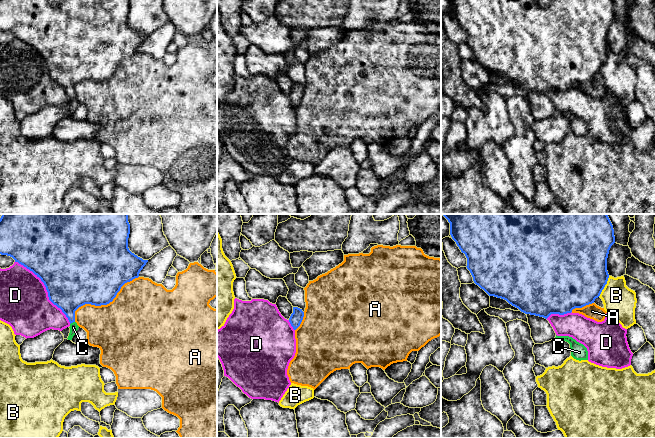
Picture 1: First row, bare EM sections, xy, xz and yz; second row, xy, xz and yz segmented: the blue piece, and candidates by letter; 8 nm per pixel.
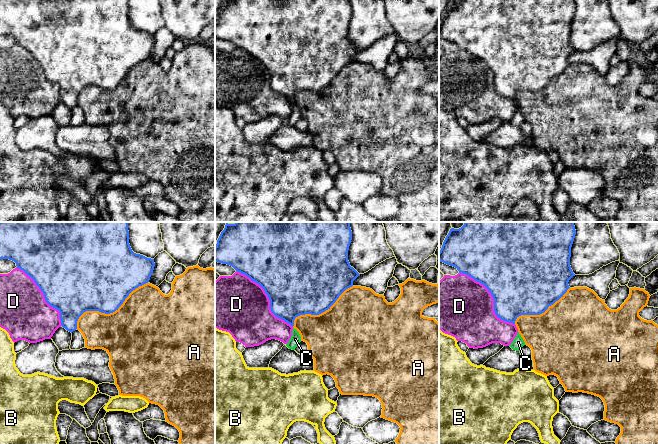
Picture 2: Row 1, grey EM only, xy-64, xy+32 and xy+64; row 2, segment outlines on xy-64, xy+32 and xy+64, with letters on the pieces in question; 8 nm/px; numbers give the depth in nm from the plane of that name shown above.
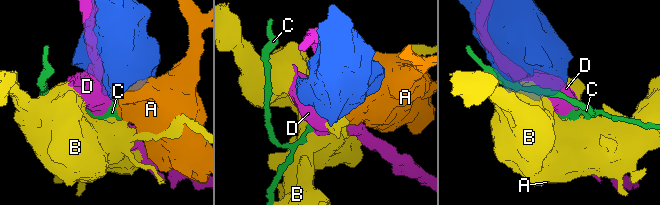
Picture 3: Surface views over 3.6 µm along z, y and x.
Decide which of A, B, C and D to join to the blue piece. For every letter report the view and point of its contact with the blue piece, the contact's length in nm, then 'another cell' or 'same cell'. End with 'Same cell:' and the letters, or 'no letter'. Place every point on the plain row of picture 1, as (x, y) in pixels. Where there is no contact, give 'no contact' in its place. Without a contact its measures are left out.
A: meets blue in xy at (103, 80); contact 650 nm long; another cell
B: meets blue in yz at (604, 62); contact 190 nm long; another cell
C: meets blue in xy at (72, 98); contact 50 nm long; another cell
D: meets blue in xy at (46, 65); contact 650 nm long; another cell
Same cell: no letter

